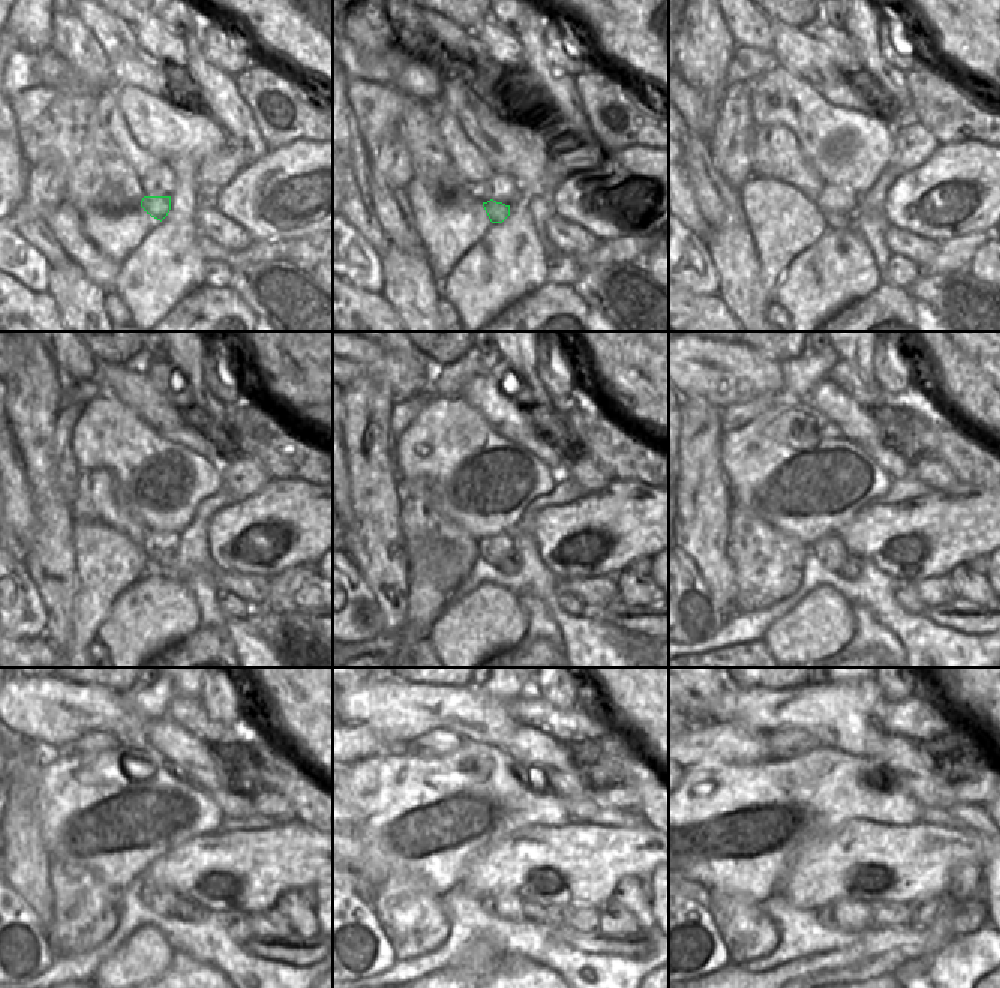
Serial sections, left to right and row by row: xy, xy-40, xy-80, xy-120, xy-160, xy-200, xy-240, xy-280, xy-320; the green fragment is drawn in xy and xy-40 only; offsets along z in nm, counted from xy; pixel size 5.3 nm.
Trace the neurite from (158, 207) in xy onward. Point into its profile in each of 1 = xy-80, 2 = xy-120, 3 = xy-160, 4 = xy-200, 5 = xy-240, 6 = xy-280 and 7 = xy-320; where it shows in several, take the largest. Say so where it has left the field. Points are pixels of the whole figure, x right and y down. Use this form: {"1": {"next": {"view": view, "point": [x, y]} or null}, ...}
{"1": {"next": {"view": "xy-80", "point": [835, 219]}}, "2": {"next": {"view": "xy-120", "point": [167, 558]}}, "3": {"next": {"view": "xy-160", "point": [510, 565]}}, "4": {"next": {"view": "xy-200", "point": [850, 568]}}, "5": {"next": {"view": "xy-240", "point": [186, 909]}}, "6": {"next": {"view": "xy-280", "point": [546, 913]}}, "7": {"next": {"view": "xy-320", "point": [885, 913]}}}

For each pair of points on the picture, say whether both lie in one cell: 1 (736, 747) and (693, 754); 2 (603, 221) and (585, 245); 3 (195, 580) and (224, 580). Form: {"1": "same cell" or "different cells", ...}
{"1": "same cell", "2": "different cells", "3": "different cells"}

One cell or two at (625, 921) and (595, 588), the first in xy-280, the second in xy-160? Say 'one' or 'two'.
one

